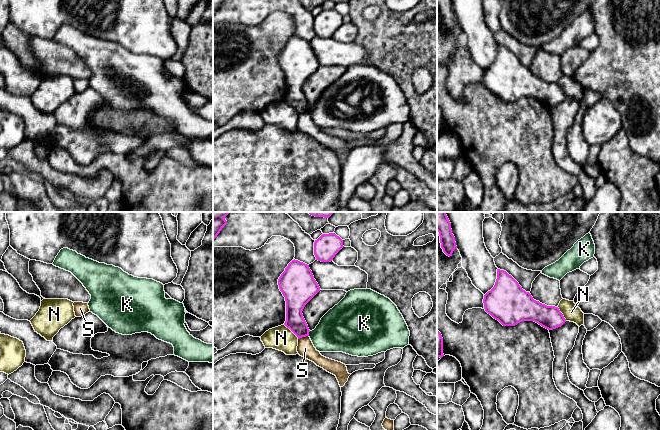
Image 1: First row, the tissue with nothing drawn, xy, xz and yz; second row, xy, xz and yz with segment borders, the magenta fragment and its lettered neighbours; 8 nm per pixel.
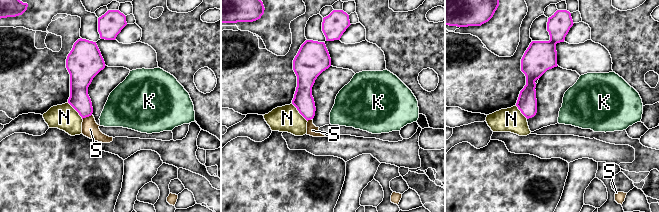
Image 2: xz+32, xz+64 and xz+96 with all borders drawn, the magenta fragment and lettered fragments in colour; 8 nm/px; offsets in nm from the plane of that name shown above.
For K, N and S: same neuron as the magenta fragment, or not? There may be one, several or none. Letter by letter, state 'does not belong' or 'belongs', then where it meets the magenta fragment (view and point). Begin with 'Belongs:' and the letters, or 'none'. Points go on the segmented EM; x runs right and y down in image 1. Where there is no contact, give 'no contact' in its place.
Belongs: none
K: does not belong; contact xz (308, 333)
N: does not belong; contact xz (291, 330)
S: does not belong; contact xz (303, 336)

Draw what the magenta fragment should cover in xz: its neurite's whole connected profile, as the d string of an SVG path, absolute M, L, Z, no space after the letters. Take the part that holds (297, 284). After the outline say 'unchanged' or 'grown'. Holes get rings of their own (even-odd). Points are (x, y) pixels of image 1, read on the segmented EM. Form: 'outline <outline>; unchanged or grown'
outline M295 259L292 260L279 277L278 285L286 301L286 321L284 325L289 328L298 339L309 336L310 330L303 317L302 311L305 305L320 291L320 287L314 279L309 265Z; unchanged

